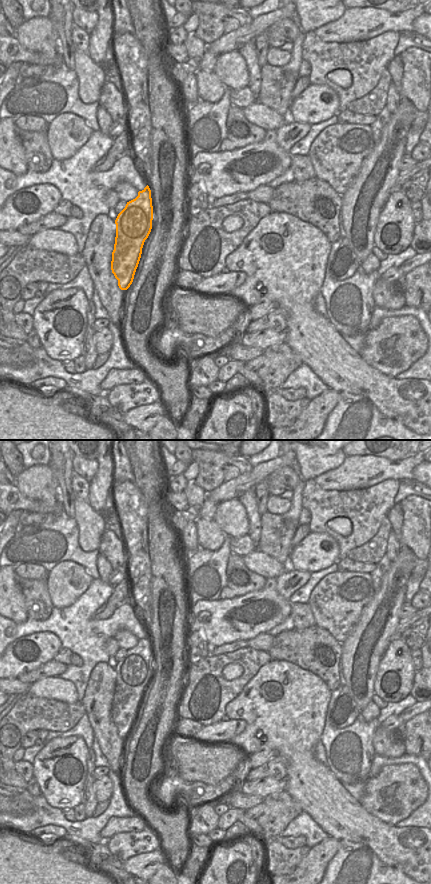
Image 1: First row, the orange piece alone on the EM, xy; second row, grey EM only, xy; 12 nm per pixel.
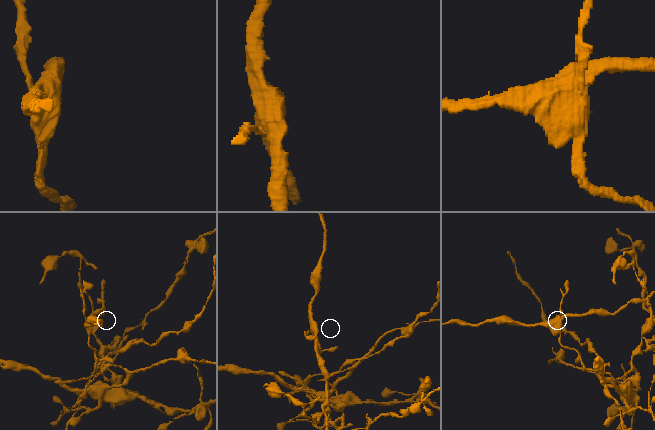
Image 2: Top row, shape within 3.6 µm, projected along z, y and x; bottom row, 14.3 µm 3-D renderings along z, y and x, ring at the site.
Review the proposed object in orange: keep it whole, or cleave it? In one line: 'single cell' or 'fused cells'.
fused cells

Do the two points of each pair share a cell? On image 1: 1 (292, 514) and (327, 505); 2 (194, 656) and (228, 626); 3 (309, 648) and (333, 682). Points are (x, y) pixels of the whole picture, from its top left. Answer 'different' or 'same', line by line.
1: different
2: different
3: same

